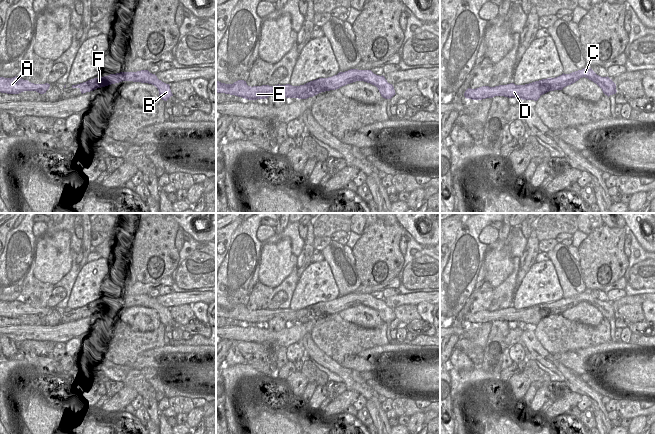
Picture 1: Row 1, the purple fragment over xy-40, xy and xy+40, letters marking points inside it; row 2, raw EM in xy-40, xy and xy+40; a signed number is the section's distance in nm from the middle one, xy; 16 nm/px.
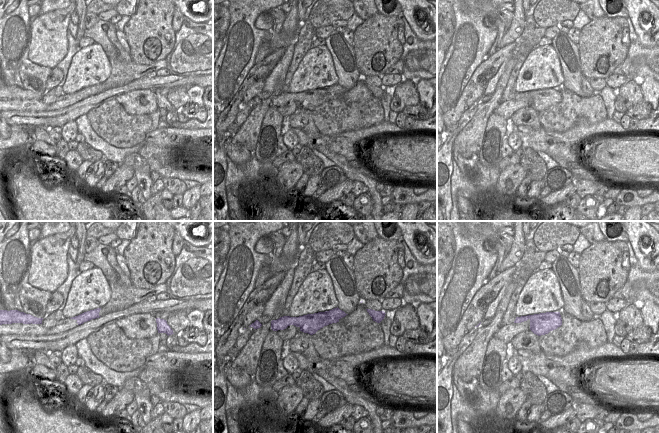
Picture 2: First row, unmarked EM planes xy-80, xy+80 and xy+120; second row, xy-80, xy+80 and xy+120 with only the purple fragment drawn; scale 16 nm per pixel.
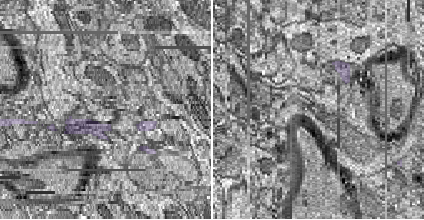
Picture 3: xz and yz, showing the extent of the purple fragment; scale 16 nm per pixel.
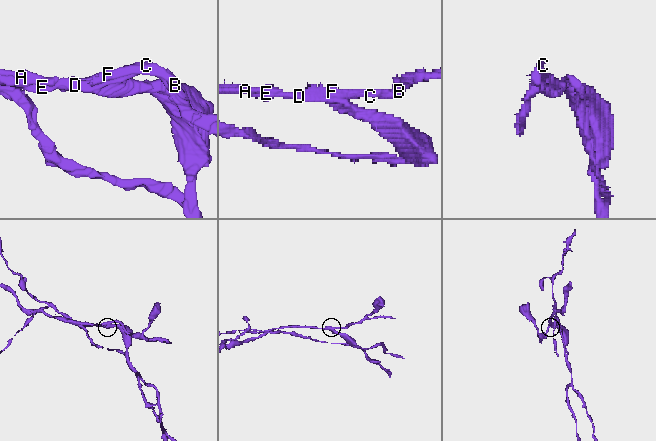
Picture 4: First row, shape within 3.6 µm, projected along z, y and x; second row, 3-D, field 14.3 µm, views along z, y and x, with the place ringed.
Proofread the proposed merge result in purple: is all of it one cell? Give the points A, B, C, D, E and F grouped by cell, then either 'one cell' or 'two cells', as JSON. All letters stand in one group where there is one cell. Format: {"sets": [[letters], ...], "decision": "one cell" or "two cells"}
{"sets": [["A", "D", "E"], ["B", "C", "F"]], "decision": "two cells"}

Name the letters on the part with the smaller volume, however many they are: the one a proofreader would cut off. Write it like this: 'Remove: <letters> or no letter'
Remove: B, C, F

